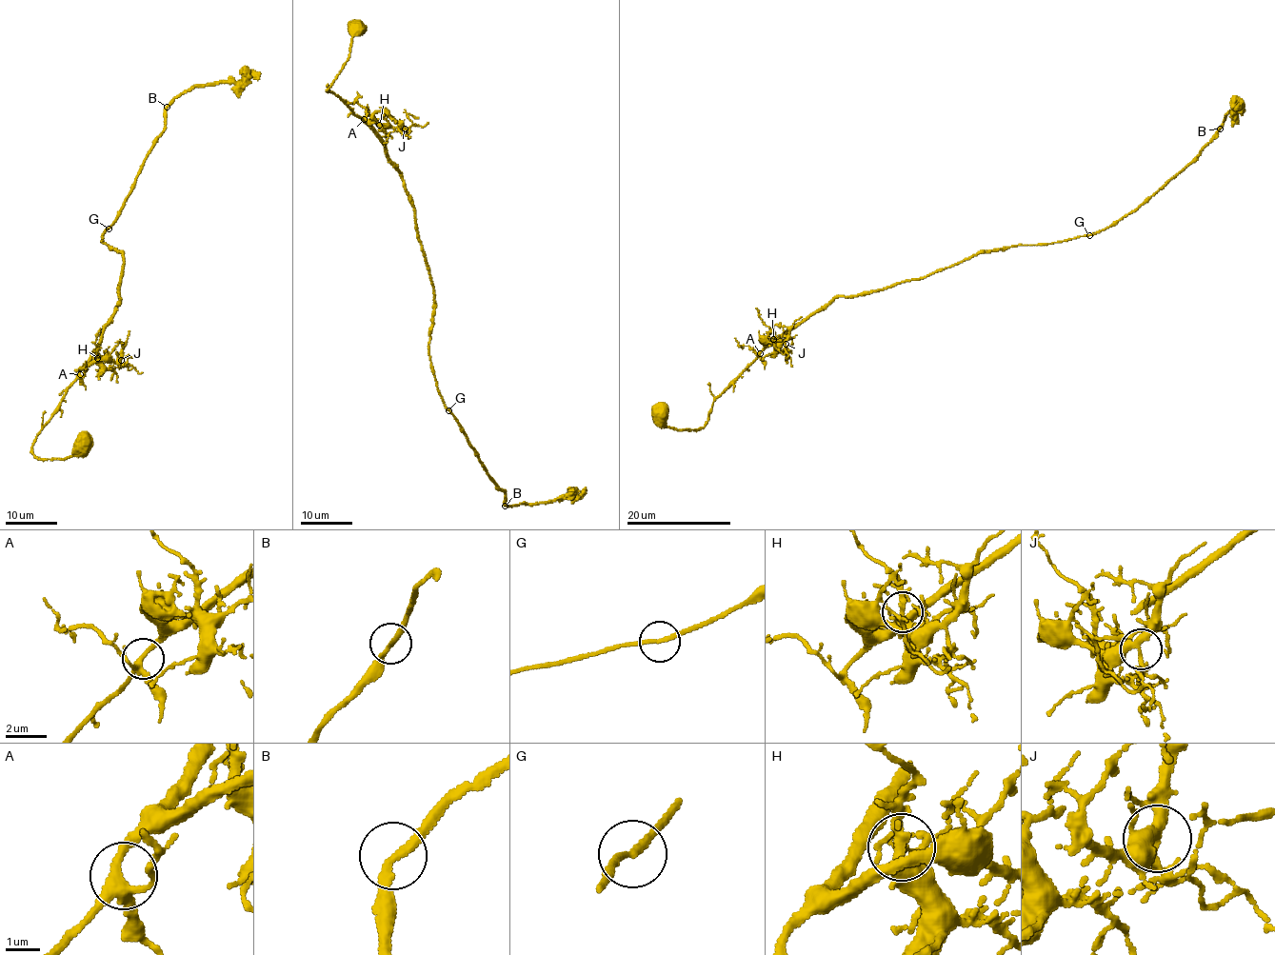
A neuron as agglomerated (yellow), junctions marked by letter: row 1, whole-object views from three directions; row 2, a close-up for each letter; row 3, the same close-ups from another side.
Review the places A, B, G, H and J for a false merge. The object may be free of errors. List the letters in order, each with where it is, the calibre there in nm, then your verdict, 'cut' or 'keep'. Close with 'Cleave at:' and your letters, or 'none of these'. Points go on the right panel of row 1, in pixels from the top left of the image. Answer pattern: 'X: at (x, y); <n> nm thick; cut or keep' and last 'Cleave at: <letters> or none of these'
A: at (760, 353); 300 nm thick; keep
B: at (1220, 129); 240 nm thick; keep
G: at (1089, 235); 190 nm thick; keep
H: at (773, 339); 340 nm thick; keep
J: at (786, 344); 280 nm thick; keep
Cleave at: none of these

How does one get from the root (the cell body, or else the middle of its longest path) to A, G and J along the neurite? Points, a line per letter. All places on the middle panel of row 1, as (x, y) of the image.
A: (355, 27), (349, 57), (332, 85), (326, 90), (334, 92), (355, 114), (364, 119)
G: (355, 27), (349, 57), (326, 90), (367, 122), (401, 173), (434, 291), (428, 355), (448, 410)
J: (355, 27), (349, 57), (327, 91), (338, 95), (366, 122), (376, 111), (386, 111), (405, 129)

